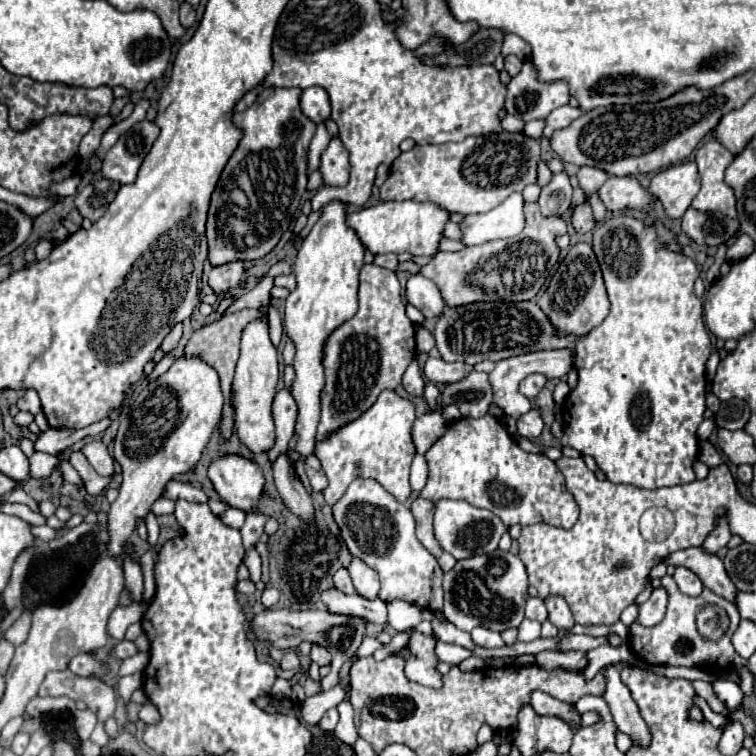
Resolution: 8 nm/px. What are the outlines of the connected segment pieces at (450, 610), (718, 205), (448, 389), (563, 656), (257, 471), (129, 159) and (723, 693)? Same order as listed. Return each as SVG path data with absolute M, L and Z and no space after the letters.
M495 551L493 555L477 555L461 559L451 571L443 575L443 617L461 631L471 631L481 625L503 633L523 621L527 593L527 571L521 559L509 551Z
M711 139L697 149L695 161L699 165L701 191L691 207L697 211L721 211L729 217L737 217L733 189L723 181L723 173L733 161L733 153L729 153L719 141Z
M471 371L465 379L445 385L441 405L457 405L463 417L483 417L491 405L491 389L487 373Z
M541 651L539 655L535 655L535 659L543 669L583 671L587 667L587 657L583 651Z
M239 455L215 459L209 465L209 479L219 497L241 511L251 511L259 503L265 483L261 467Z
M143 119L135 123L133 129L129 133L123 133L117 139L117 143L107 151L101 165L101 175L105 179L119 181L121 185L133 183L157 135L159 135L159 127L153 121Z
M715 681L715 683L713 683L713 691L715 691L717 699L727 705L729 711L739 709L741 703L743 703L743 693L741 693L739 685L735 685L735 683L729 683L729 681Z

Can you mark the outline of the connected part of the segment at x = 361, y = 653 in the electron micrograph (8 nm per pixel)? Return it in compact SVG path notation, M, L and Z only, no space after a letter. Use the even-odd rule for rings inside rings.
M365 637L363 639L363 643L359 645L359 649L357 649L357 653L355 653L355 657L369 657L369 655L373 655L373 651L377 649L377 647L381 647L381 643L379 641L375 641L373 637Z

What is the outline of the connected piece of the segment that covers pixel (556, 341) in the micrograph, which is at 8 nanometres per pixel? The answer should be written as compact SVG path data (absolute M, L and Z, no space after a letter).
M521 301L521 303L469 303L461 307L447 307L435 325L435 345L443 361L465 361L475 365L479 361L491 359L501 361L507 357L531 353L531 351L545 351L545 349L571 349L575 353L575 345L581 337L577 335L559 335L557 329L551 325L549 317L535 301Z

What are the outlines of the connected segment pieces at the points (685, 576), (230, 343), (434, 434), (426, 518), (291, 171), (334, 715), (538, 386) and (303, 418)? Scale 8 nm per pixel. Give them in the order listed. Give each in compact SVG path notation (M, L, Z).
M677 567L673 579L677 581L679 591L685 593L685 595L689 595L689 597L699 597L701 591L703 591L703 585L701 585L699 577L693 571L685 569L685 567Z
M243 309L239 313L233 313L233 315L225 315L217 321L213 321L211 325L205 325L201 327L199 331L195 331L185 349L183 349L183 357L199 357L201 361L205 361L207 365L211 365L217 373L219 373L219 379L221 379L221 391L223 391L223 397L225 397L225 405L223 405L223 415L221 415L221 421L219 421L219 433L221 433L221 439L229 439L231 433L233 433L233 425L235 425L235 409L231 407L231 381L233 381L233 373L235 373L235 363L237 363L237 357L239 357L239 341L241 341L241 333L243 329L255 321L263 317L263 313L259 309Z
M425 413L413 423L413 443L417 451L423 455L447 429L447 419L441 413Z
M417 497L413 503L411 503L411 513L417 521L417 539L419 543L435 557L439 557L443 553L443 549L437 545L435 537L433 537L433 501L427 501L427 499L421 499Z
M263 89L257 101L243 113L233 113L233 125L243 131L241 141L229 157L219 183L211 195L207 213L207 259L211 267L233 261L263 259L289 229L307 187L307 151L315 135L315 123L299 109L301 89Z
M329 709L323 717L321 717L321 721L317 723L319 727L321 727L321 731L325 731L325 733L331 733L333 729L335 729L335 725L337 725L337 719L339 719L339 713L337 713L337 709Z
M539 373L529 375L529 377L525 377L525 379L519 383L519 393L523 393L525 397L535 397L535 395L543 389L545 381L547 381L545 375L539 375Z
M331 201L323 207L321 219L313 225L309 235L303 239L301 249L293 263L293 275L297 279L295 291L285 299L285 317L283 317L283 331L295 345L295 359L293 359L293 371L295 379L291 383L291 395L297 403L297 421L295 421L295 453L299 453L299 459L307 459L315 451L315 435L317 435L317 423L321 417L321 391L325 387L325 373L323 373L323 347L327 337L345 321L349 321L357 313L357 287L359 287L359 271L363 267L363 253L365 247L361 245L359 237L353 229L345 225L345 203L343 201Z

